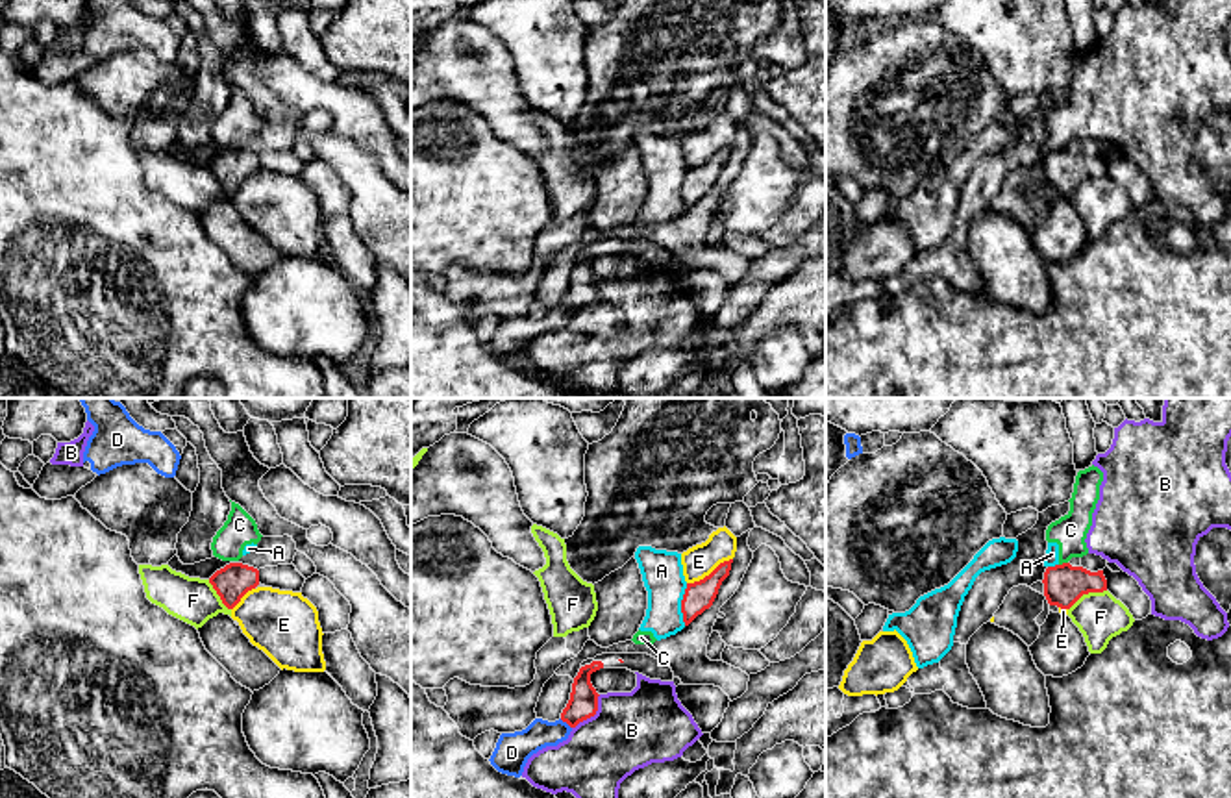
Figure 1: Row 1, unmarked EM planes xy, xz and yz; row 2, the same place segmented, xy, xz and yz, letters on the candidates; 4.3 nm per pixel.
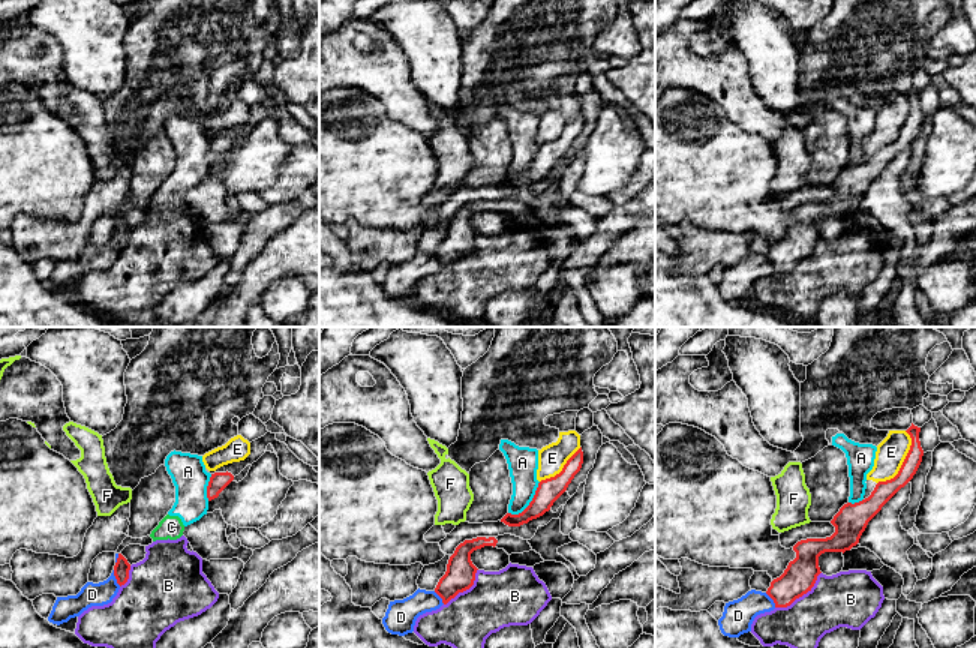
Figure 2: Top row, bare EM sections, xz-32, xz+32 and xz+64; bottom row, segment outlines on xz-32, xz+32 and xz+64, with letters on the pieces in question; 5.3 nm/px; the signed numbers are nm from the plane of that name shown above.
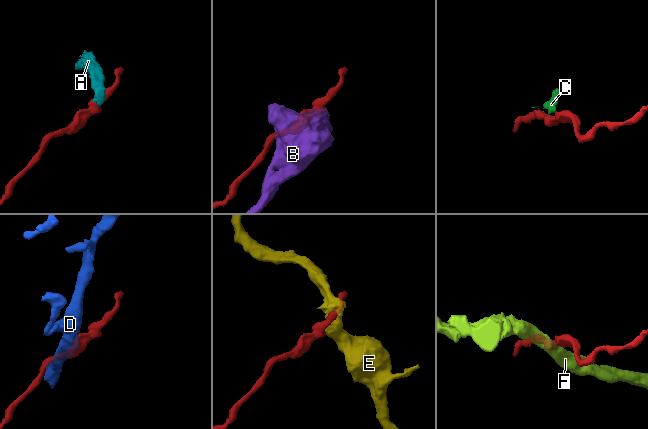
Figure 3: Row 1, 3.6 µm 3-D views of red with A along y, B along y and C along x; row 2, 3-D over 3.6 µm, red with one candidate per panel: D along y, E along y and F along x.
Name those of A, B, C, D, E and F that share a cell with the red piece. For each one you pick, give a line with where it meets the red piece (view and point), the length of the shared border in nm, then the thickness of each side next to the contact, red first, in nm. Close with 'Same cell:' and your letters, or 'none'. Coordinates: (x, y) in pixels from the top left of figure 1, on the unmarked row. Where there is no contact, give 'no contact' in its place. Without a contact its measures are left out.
Same cell: none

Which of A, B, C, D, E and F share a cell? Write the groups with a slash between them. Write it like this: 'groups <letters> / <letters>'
groups A B C / D / E / F

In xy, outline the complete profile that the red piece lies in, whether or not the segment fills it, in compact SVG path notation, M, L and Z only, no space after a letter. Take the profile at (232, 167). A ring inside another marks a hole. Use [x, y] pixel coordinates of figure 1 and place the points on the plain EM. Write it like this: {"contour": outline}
{"contour": "M230 148L217 156L209 168L228 194L233 194L241 183L259 170L259 156L242 148Z"}

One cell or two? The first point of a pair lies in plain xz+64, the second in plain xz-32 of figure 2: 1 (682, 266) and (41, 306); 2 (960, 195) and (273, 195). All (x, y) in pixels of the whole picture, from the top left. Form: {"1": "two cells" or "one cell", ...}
{"1": "two cells", "2": "one cell"}

